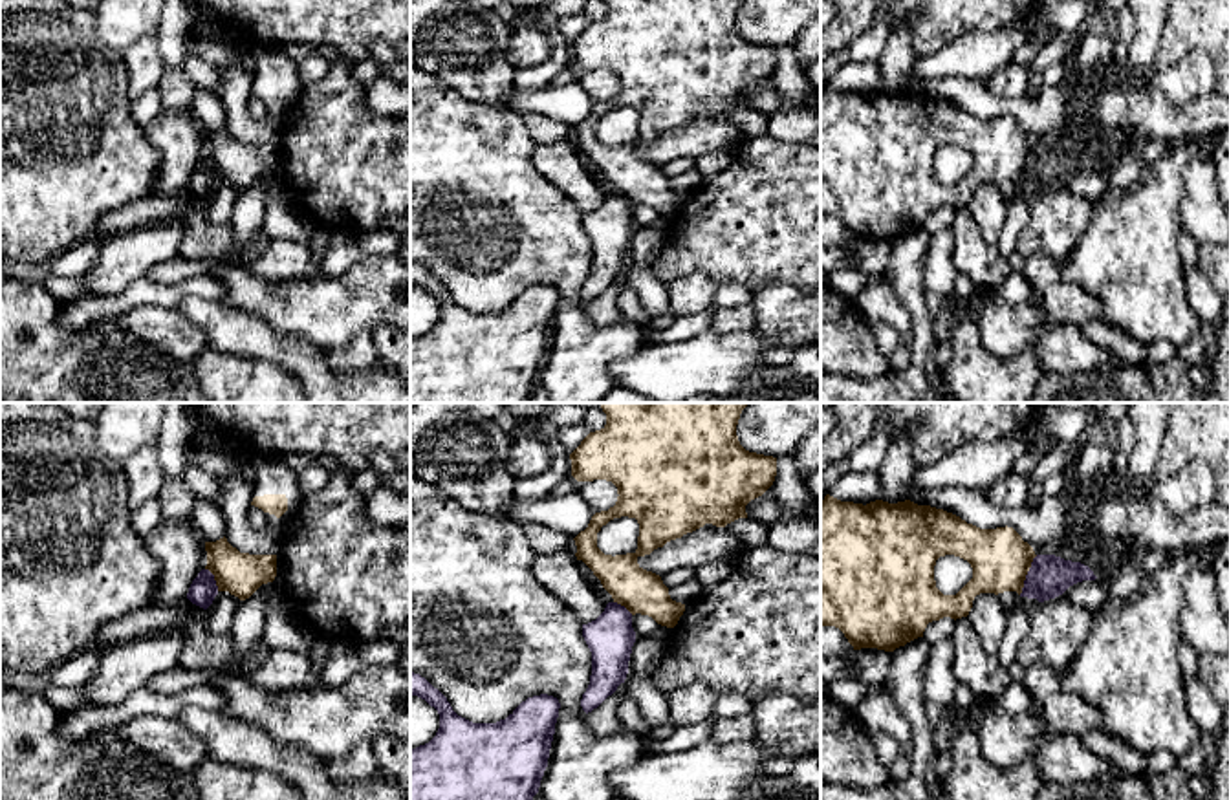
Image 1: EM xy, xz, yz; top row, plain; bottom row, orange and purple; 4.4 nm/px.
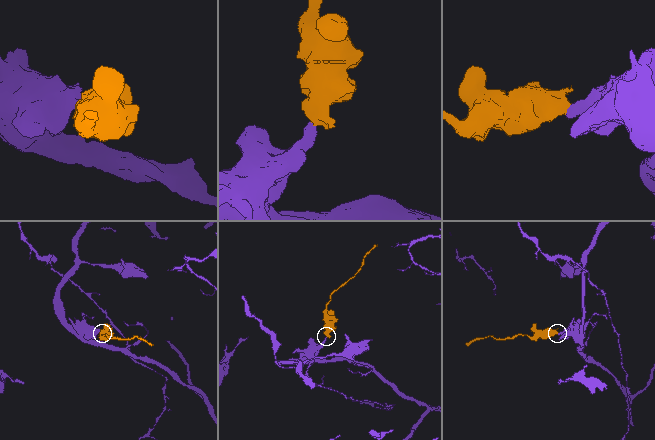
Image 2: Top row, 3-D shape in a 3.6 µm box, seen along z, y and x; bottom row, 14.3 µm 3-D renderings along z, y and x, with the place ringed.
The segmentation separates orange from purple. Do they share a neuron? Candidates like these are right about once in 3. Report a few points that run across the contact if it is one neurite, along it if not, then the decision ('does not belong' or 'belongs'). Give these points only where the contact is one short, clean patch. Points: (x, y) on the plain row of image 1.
line yz (1037, 145), (1019, 183); does not belong

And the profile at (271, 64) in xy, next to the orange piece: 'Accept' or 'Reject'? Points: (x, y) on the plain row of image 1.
Accept

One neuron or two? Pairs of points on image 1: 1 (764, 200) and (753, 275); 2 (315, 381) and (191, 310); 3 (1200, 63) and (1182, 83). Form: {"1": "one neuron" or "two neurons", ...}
{"1": "one neuron", "2": "one neuron", "3": "one neuron"}

